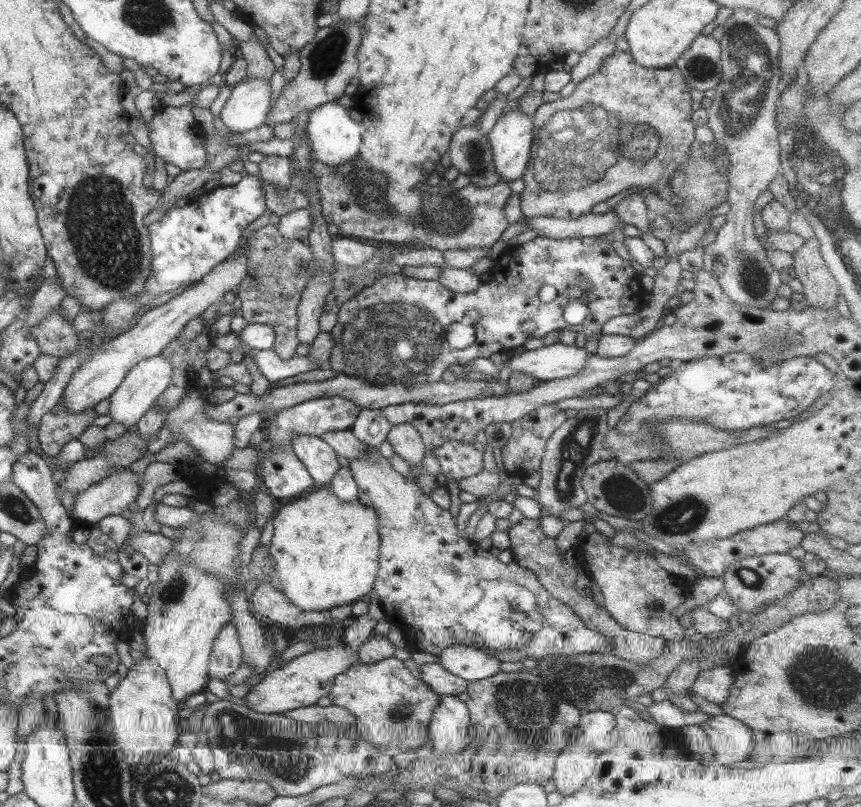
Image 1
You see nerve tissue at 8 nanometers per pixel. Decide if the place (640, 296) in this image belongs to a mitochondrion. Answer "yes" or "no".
no

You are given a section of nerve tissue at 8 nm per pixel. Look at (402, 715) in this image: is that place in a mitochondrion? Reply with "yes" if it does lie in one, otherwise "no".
yes

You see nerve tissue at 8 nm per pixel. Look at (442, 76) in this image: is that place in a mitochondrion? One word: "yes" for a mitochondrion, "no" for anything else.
no

